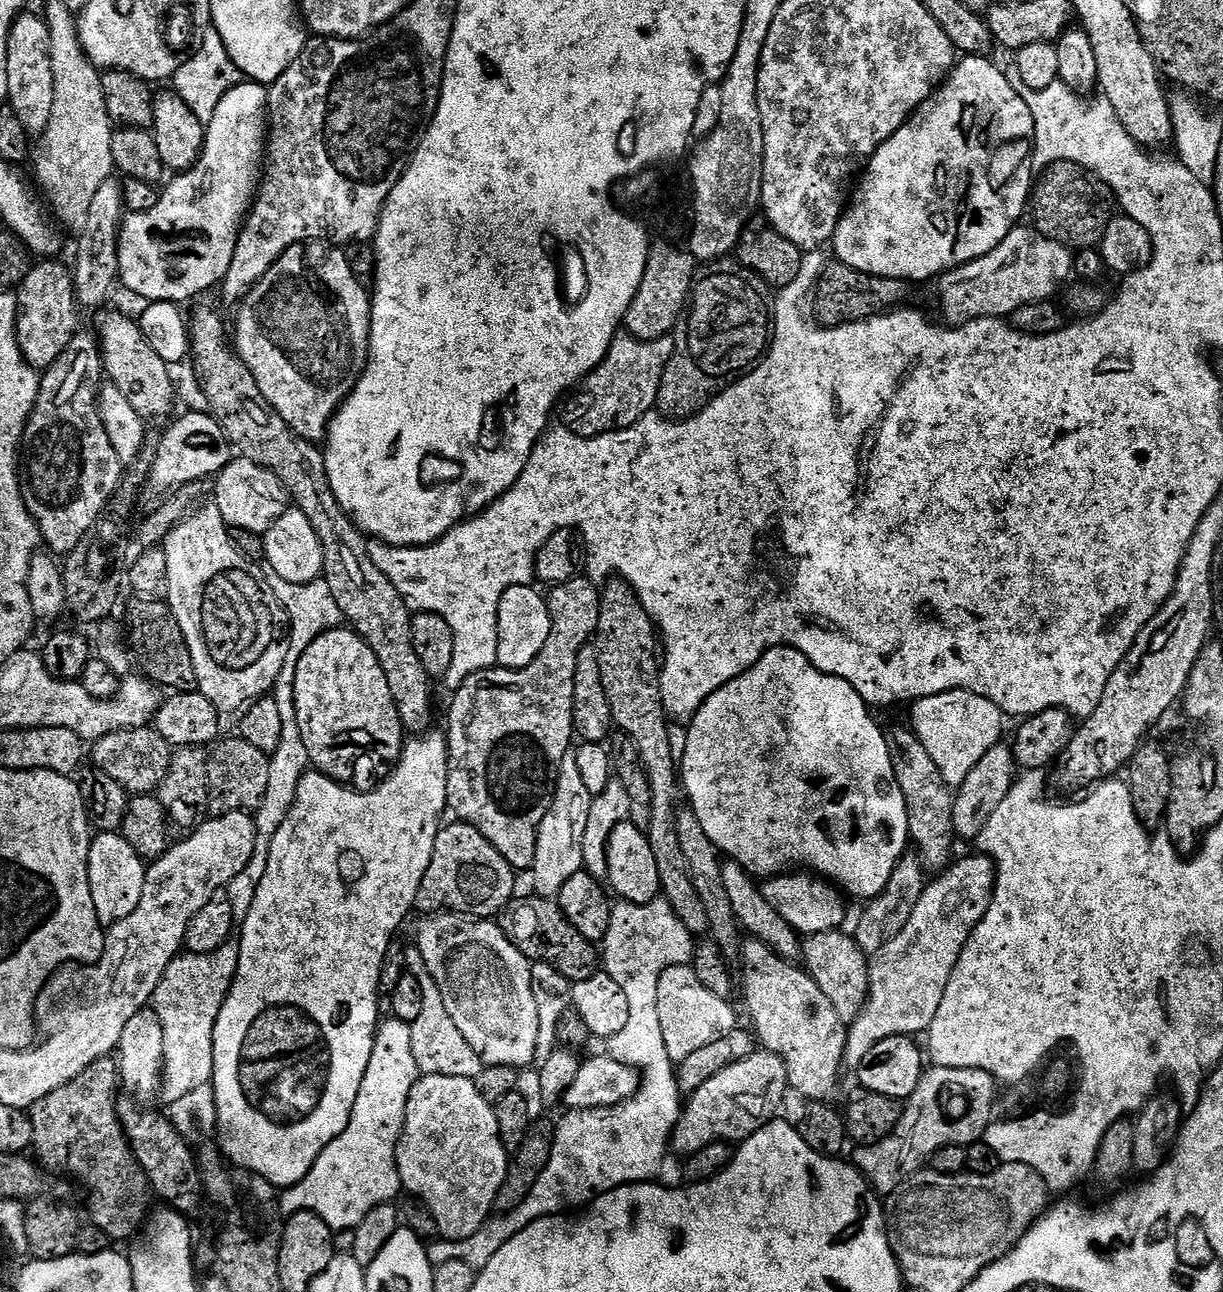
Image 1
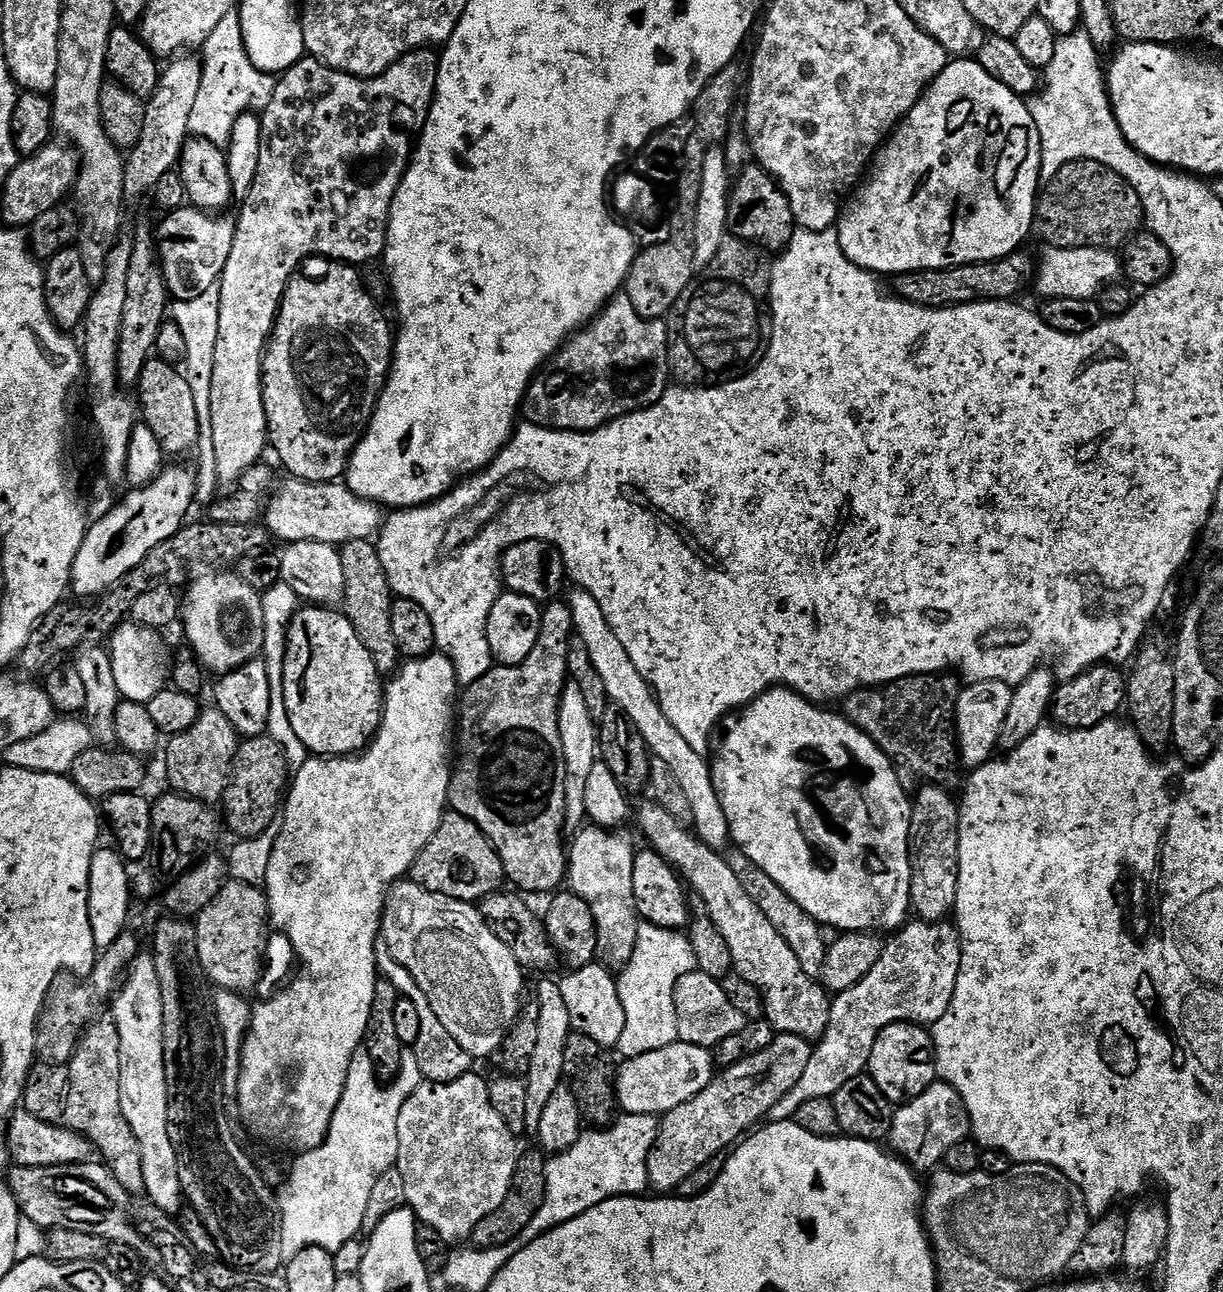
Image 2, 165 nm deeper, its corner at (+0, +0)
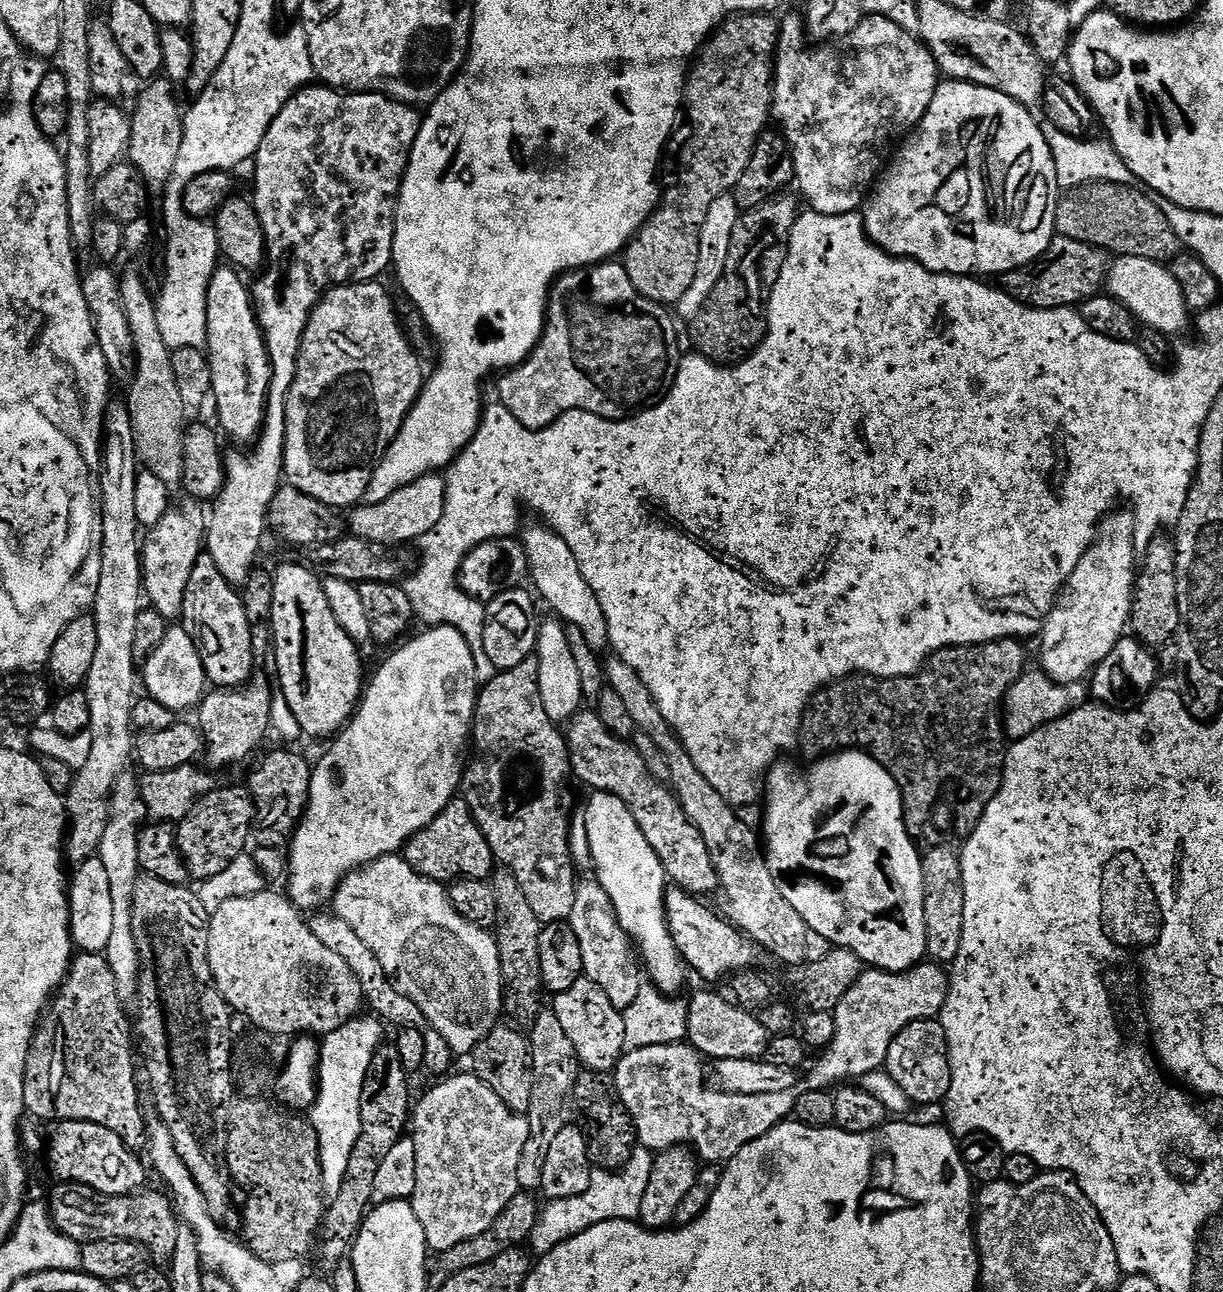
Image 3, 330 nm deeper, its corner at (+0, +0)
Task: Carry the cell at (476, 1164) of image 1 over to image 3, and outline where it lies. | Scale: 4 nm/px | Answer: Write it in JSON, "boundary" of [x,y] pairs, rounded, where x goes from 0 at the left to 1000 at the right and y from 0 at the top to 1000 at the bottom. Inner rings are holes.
{"boundary":[[[380,831],[380,833],[370,833],[367,836],[363,836],[361,839],[357,839],[343,852],[339,852],[335,861],[335,880],[339,885],[339,906],[340,906],[340,914],[335,928],[337,939],[342,943],[342,946],[347,953],[347,961],[351,967],[353,966],[357,971],[361,971],[368,967],[368,964],[374,964],[374,961],[381,961],[384,958],[391,958],[394,952],[401,952],[402,947],[414,937],[414,933],[419,930],[419,926],[423,925],[424,917],[422,909],[425,902],[425,894],[428,889],[428,885],[432,880],[432,868],[428,863],[418,861],[413,854],[404,847],[404,844],[397,842],[394,837],[390,833]]]}

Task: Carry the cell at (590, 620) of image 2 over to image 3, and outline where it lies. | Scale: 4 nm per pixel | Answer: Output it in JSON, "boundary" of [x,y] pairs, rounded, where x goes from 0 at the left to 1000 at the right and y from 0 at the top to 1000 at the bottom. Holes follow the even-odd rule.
{"boundary":[[[447,407],[441,408],[428,409],[428,430],[432,433],[432,443],[435,445],[436,454],[438,454],[437,461],[442,461],[465,487],[472,486],[475,494],[482,501],[495,501],[497,498],[497,488],[486,457],[482,457],[479,447],[476,447],[476,441],[473,441],[473,435],[461,417]]]}

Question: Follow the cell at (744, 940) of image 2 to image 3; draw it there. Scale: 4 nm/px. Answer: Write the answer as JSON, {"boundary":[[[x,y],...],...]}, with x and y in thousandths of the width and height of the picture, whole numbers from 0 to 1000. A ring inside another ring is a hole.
{"boundary":[[[475,550],[464,558],[463,578],[464,580],[464,590],[467,600],[472,601],[476,606],[484,613],[495,613],[502,618],[505,618],[513,625],[513,628],[522,636],[522,642],[525,644],[525,649],[531,652],[531,658],[541,667],[543,677],[550,685],[567,691],[573,692],[579,687],[579,683],[584,681],[584,670],[581,665],[579,656],[576,653],[576,649],[571,646],[569,640],[561,633],[553,617],[544,608],[539,607],[532,601],[527,594],[527,588],[522,585],[518,578],[513,572],[502,570],[492,562],[487,550]]]}

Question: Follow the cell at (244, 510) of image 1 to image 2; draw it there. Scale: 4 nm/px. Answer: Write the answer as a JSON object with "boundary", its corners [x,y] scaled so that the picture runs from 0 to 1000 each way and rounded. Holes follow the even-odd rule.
{"boundary":[[[241,370],[233,372],[218,385],[214,396],[214,405],[219,413],[226,419],[232,418],[233,422],[256,418],[280,423],[290,418],[304,418],[316,402],[312,391],[293,385],[285,378],[284,374],[252,375]]]}

